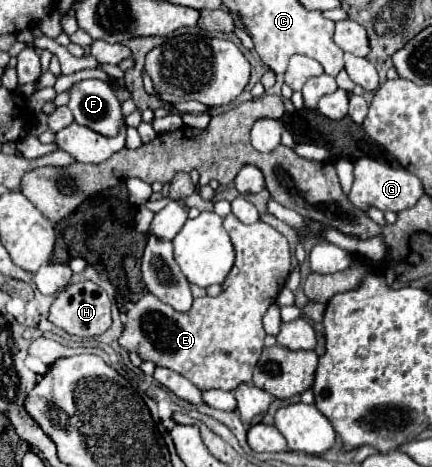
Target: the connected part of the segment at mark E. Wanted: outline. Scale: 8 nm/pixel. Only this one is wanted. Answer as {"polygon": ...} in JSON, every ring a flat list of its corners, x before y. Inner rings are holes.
{"polygon":[[233,214,223,220,223,226,235,248,235,264,221,284,221,294,195,298,191,310,183,314,149,292,127,310,127,324,119,338,127,352,137,352,141,360,185,376,199,390,235,390,239,384,251,382,253,368,263,352,261,318,275,304,291,272,287,238,273,226,261,220,247,226]]}

